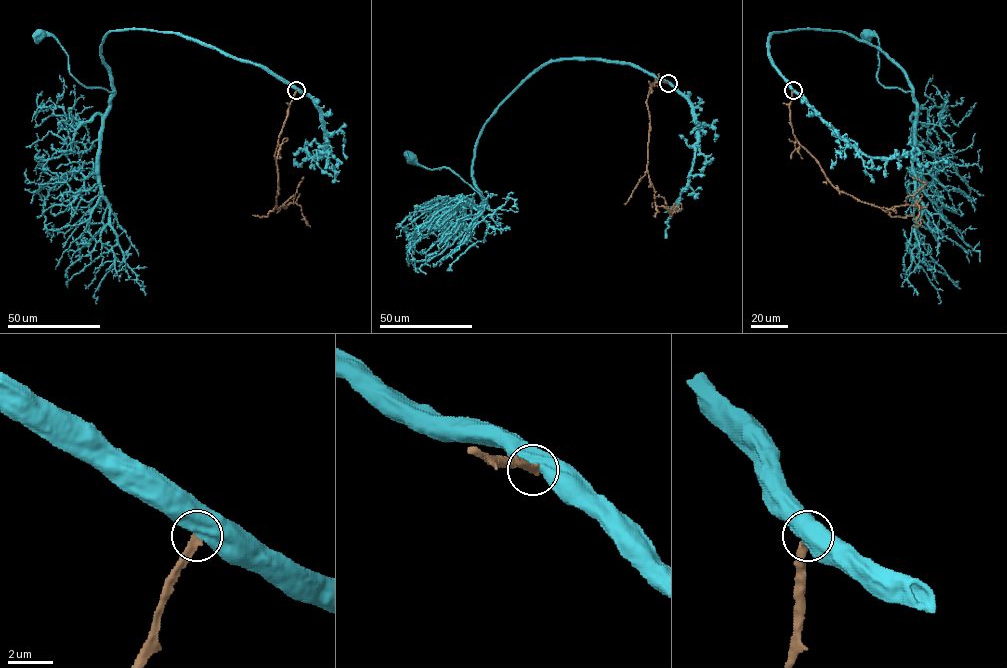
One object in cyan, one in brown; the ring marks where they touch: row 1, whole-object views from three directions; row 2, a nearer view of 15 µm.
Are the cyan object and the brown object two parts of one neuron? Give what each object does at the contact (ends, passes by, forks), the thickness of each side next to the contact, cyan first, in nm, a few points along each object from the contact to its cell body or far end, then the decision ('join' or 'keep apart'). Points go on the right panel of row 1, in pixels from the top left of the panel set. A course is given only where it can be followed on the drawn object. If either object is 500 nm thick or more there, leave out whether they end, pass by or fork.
calibres 800 and 400 nm; course cyan (792, 90), (773, 66), (770, 36), (818, 29), (878, 47), (913, 91), (878, 81), (878, 39), (867, 34); course brown (792, 90), (790, 120), (795, 139), (829, 181), (878, 207), (917, 203), (916, 222), (923, 220); keep apart

